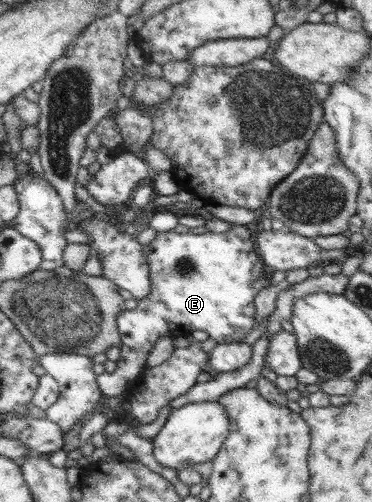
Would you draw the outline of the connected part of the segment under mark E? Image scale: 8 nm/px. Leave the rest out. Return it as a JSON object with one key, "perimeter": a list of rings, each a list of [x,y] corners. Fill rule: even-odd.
{"perimeter":[[[231,222],[231,230],[224,233],[210,231],[203,234],[192,232],[182,234],[173,230],[157,232],[155,239],[143,246],[143,253],[149,264],[151,293],[149,297],[138,301],[136,309],[123,310],[117,316],[116,325],[121,338],[121,347],[119,347],[121,352],[116,363],[117,367],[112,373],[103,372],[96,377],[99,389],[106,399],[126,392],[131,383],[143,373],[147,359],[155,353],[153,344],[161,335],[180,336],[183,340],[187,340],[192,331],[200,329],[209,333],[218,344],[242,340],[255,327],[254,302],[257,293],[271,286],[270,279],[273,271],[263,264],[256,246],[249,237],[247,225]]]}

